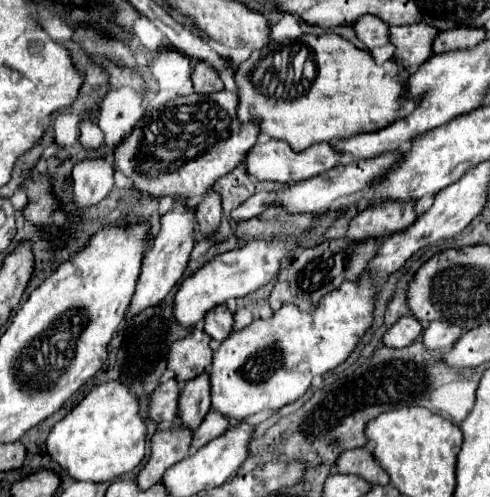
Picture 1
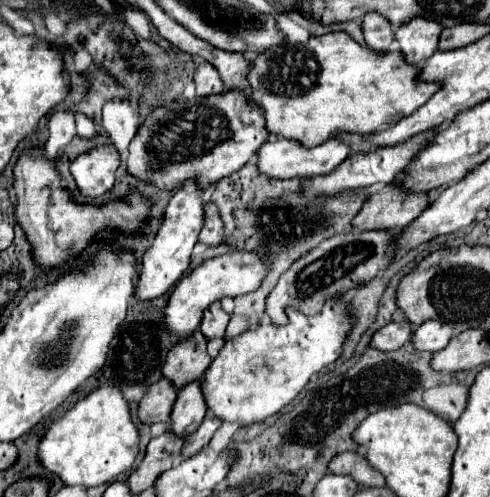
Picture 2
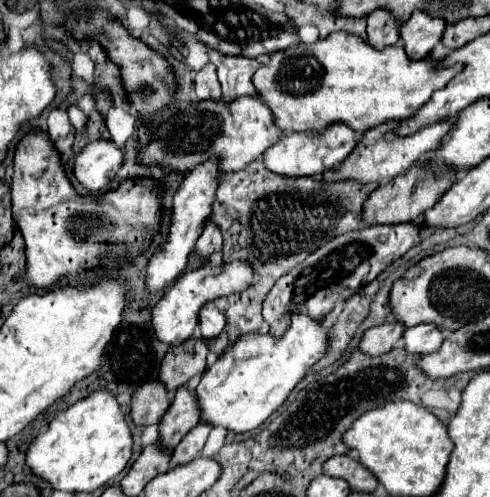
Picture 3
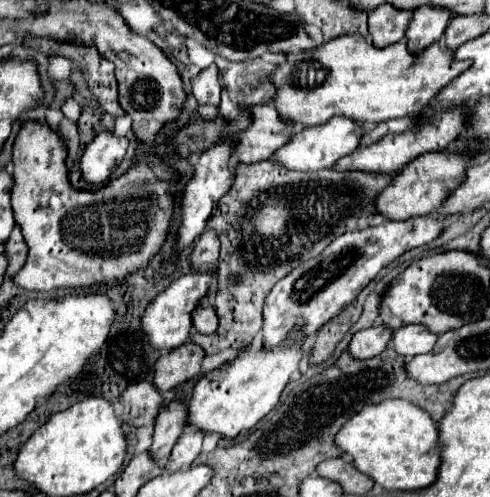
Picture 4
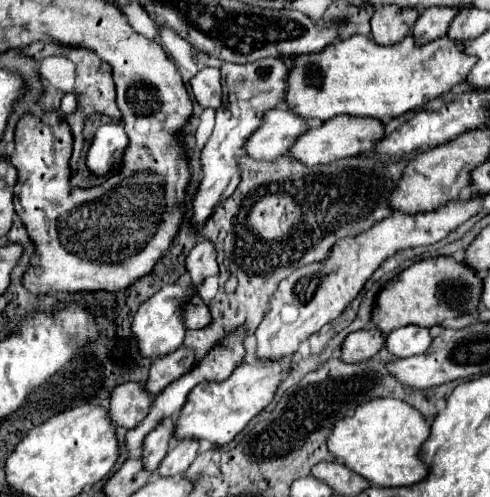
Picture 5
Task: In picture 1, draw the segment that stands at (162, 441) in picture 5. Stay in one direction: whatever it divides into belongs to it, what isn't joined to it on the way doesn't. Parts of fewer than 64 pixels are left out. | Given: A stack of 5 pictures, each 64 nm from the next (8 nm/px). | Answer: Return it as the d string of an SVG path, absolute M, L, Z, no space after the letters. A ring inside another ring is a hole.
M202 372L194 380L188 380L180 394L180 410L178 416L184 426L190 426L196 430L204 416L210 410L210 384L208 384L208 372Z

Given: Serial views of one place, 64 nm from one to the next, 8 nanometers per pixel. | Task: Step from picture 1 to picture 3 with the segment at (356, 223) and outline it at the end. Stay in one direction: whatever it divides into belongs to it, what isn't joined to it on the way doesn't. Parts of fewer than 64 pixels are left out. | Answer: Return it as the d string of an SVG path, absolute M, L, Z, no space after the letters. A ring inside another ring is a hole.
M414 164L404 176L396 176L394 180L386 182L384 186L378 186L372 196L364 202L364 212L362 212L362 224L364 226L374 226L374 224L404 224L404 222L416 222L424 214L424 210L432 208L440 196L454 184L456 176L442 174L442 176L432 176L432 172L424 170L422 164Z

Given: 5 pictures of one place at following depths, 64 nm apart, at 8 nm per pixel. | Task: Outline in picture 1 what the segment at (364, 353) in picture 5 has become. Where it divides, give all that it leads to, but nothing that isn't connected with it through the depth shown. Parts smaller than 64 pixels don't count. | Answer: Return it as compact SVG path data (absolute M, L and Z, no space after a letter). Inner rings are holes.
M404 316L384 334L384 344L390 348L404 348L408 344L414 344L420 338L422 330L424 326L420 324L420 320L416 320L414 316Z

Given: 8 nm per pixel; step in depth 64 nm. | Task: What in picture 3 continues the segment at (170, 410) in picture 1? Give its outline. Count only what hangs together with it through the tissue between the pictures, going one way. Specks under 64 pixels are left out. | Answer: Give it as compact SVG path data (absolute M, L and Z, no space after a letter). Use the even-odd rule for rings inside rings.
M146 382L142 388L138 388L132 396L130 404L130 416L134 424L148 426L148 424L158 424L164 416L164 412L170 406L168 390L164 384L156 382Z

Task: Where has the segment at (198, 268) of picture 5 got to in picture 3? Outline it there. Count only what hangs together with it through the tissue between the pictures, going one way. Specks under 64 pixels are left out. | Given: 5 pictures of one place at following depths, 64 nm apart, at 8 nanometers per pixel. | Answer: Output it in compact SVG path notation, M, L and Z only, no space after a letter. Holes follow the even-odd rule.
M208 222L202 236L196 242L196 250L200 256L212 256L222 250L222 232L214 222Z

